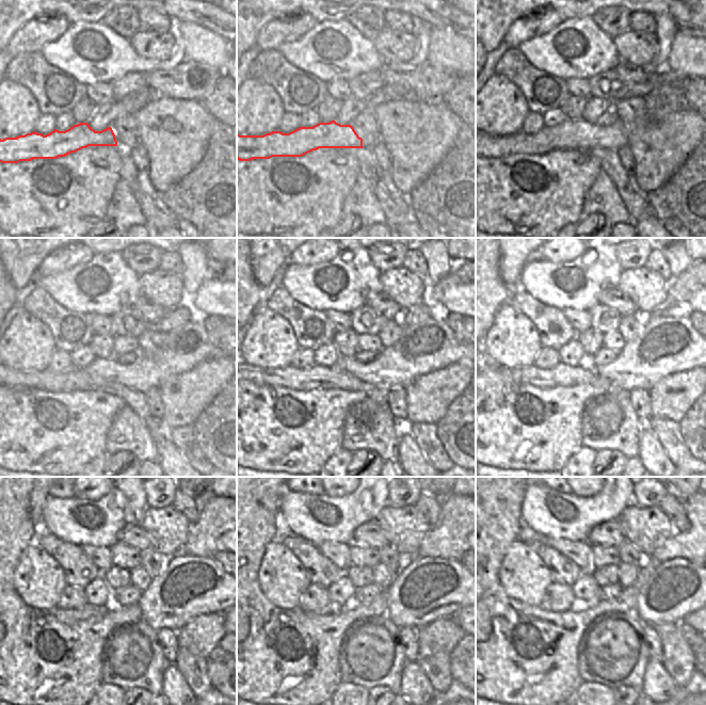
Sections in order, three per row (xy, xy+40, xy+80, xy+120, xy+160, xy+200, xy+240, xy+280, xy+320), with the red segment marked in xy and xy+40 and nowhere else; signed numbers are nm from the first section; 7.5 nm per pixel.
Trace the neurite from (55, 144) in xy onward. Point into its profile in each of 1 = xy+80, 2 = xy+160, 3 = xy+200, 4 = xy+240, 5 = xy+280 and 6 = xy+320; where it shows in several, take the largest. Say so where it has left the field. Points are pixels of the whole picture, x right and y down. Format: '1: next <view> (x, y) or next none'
1: next xy+80 (578, 134)
2: next xy+160 (430, 346)
3: next xy+200 (663, 346)
4: next xy+240 (188, 586)
5: next xy+280 (426, 589)
6: next xy+320 (676, 588)

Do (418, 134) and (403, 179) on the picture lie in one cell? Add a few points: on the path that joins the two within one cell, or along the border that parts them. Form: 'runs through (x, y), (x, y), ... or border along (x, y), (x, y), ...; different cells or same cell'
runs through (417, 145), (413, 162), (408, 169); same cell

